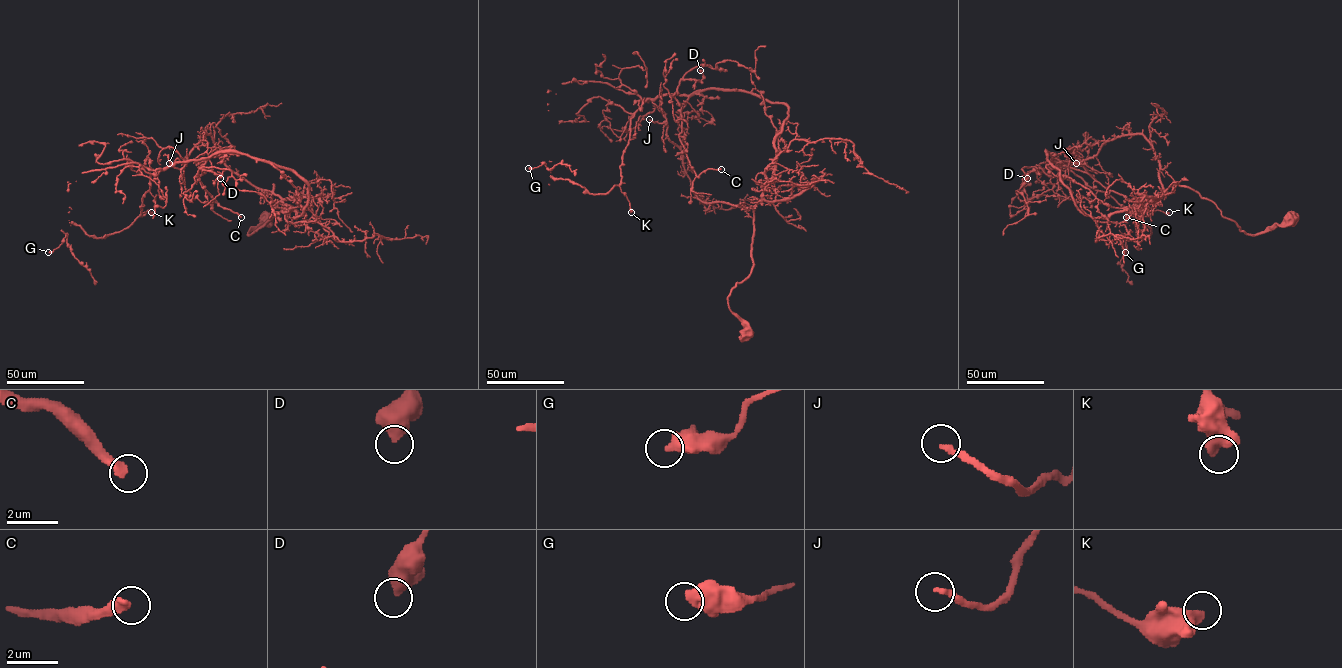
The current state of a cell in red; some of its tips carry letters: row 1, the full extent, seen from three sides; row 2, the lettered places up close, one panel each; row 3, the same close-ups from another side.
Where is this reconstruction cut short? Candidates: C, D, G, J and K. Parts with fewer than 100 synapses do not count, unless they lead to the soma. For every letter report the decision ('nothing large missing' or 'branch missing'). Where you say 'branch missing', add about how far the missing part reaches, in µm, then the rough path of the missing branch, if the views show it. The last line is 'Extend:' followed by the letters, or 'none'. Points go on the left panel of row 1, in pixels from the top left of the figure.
C: branch missing | 80 µm | (241, 217), (265, 232), (274, 248), (276, 269), (261, 294), (268, 300)
D: nothing large missing
G: nothing large missing
J: nothing large missing
K: nothing large missing
Extend: C

